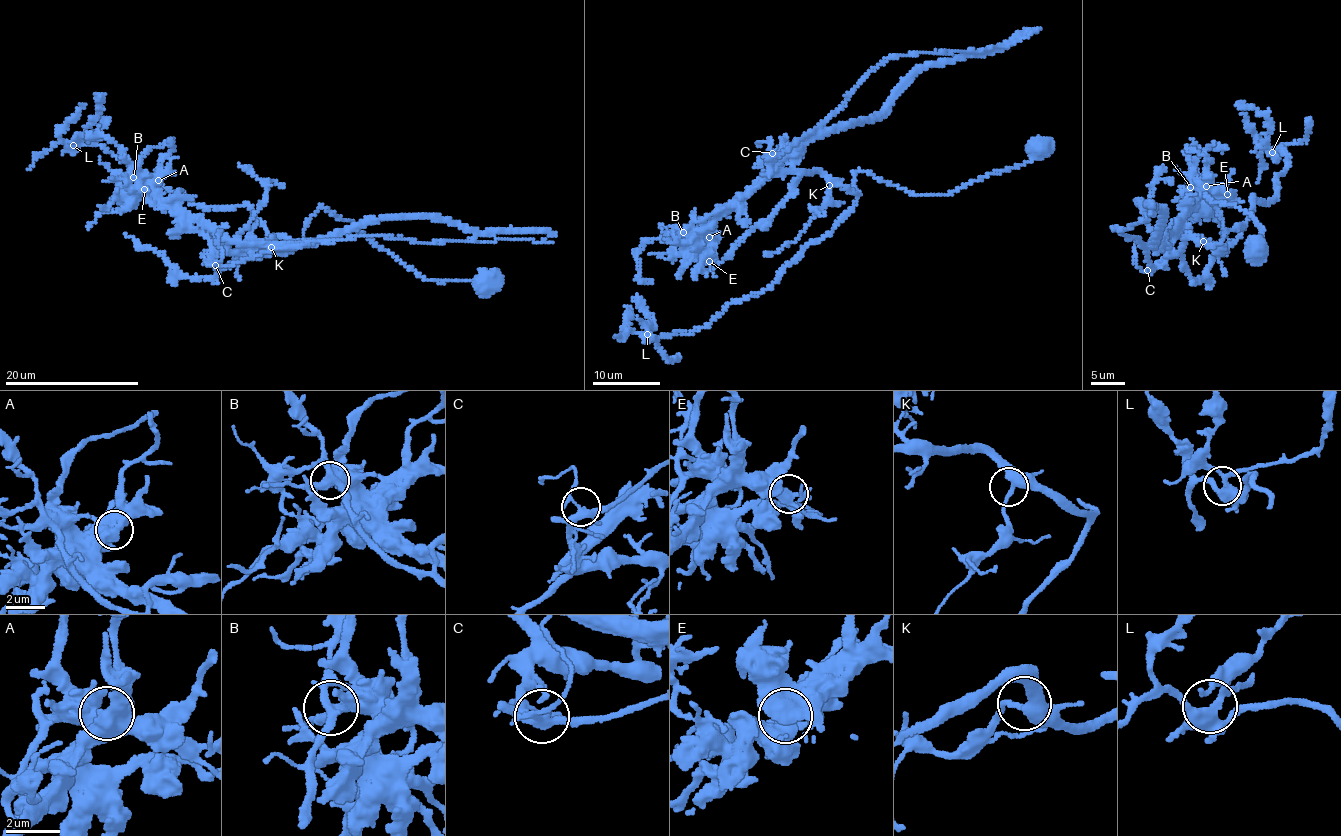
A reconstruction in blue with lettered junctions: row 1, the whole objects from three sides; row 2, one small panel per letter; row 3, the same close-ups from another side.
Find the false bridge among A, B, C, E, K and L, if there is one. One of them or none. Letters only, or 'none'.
B

